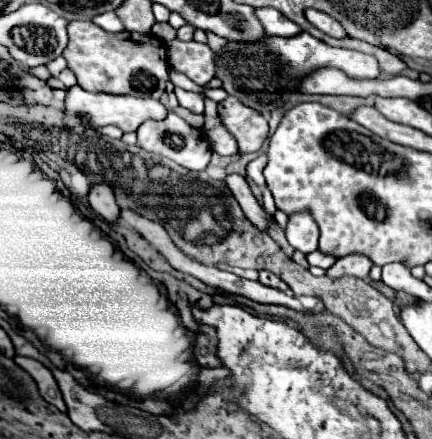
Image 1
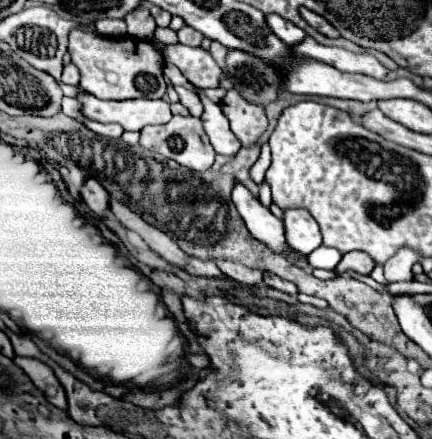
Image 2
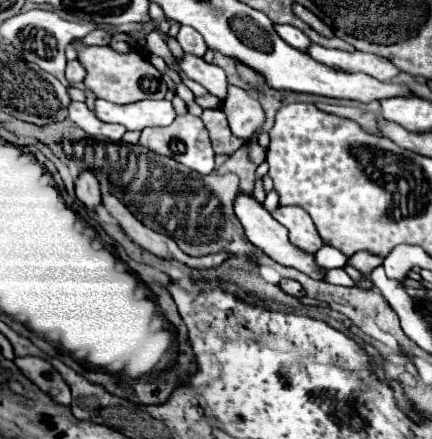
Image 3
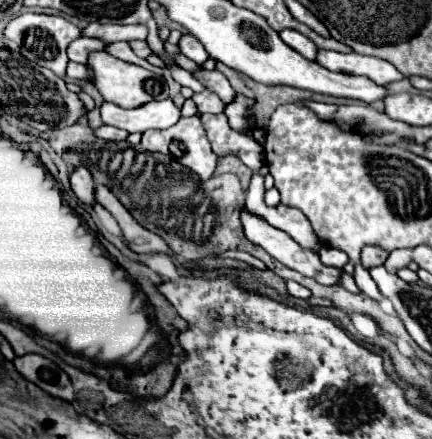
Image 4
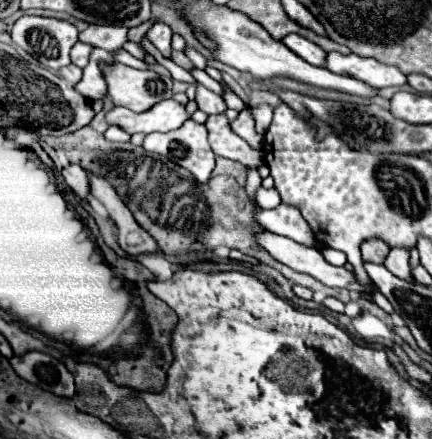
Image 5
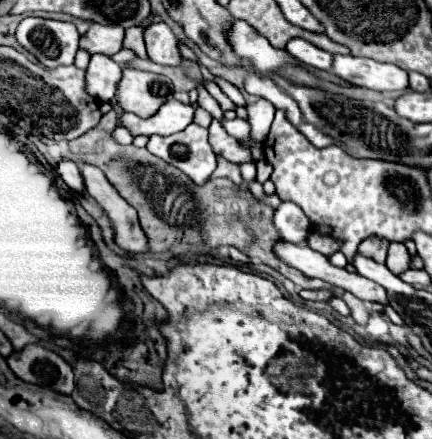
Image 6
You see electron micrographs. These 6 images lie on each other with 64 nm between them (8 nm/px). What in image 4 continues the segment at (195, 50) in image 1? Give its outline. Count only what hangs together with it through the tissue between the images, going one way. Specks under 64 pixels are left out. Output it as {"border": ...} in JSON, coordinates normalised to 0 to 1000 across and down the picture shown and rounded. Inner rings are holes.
{"border":[[[463,150],[458,159],[444,164],[444,173],[454,182],[463,182],[486,210],[495,210],[514,232],[537,232],[542,228],[542,205],[532,196],[532,187],[523,182],[523,173],[505,159],[477,159],[472,150]]]}

